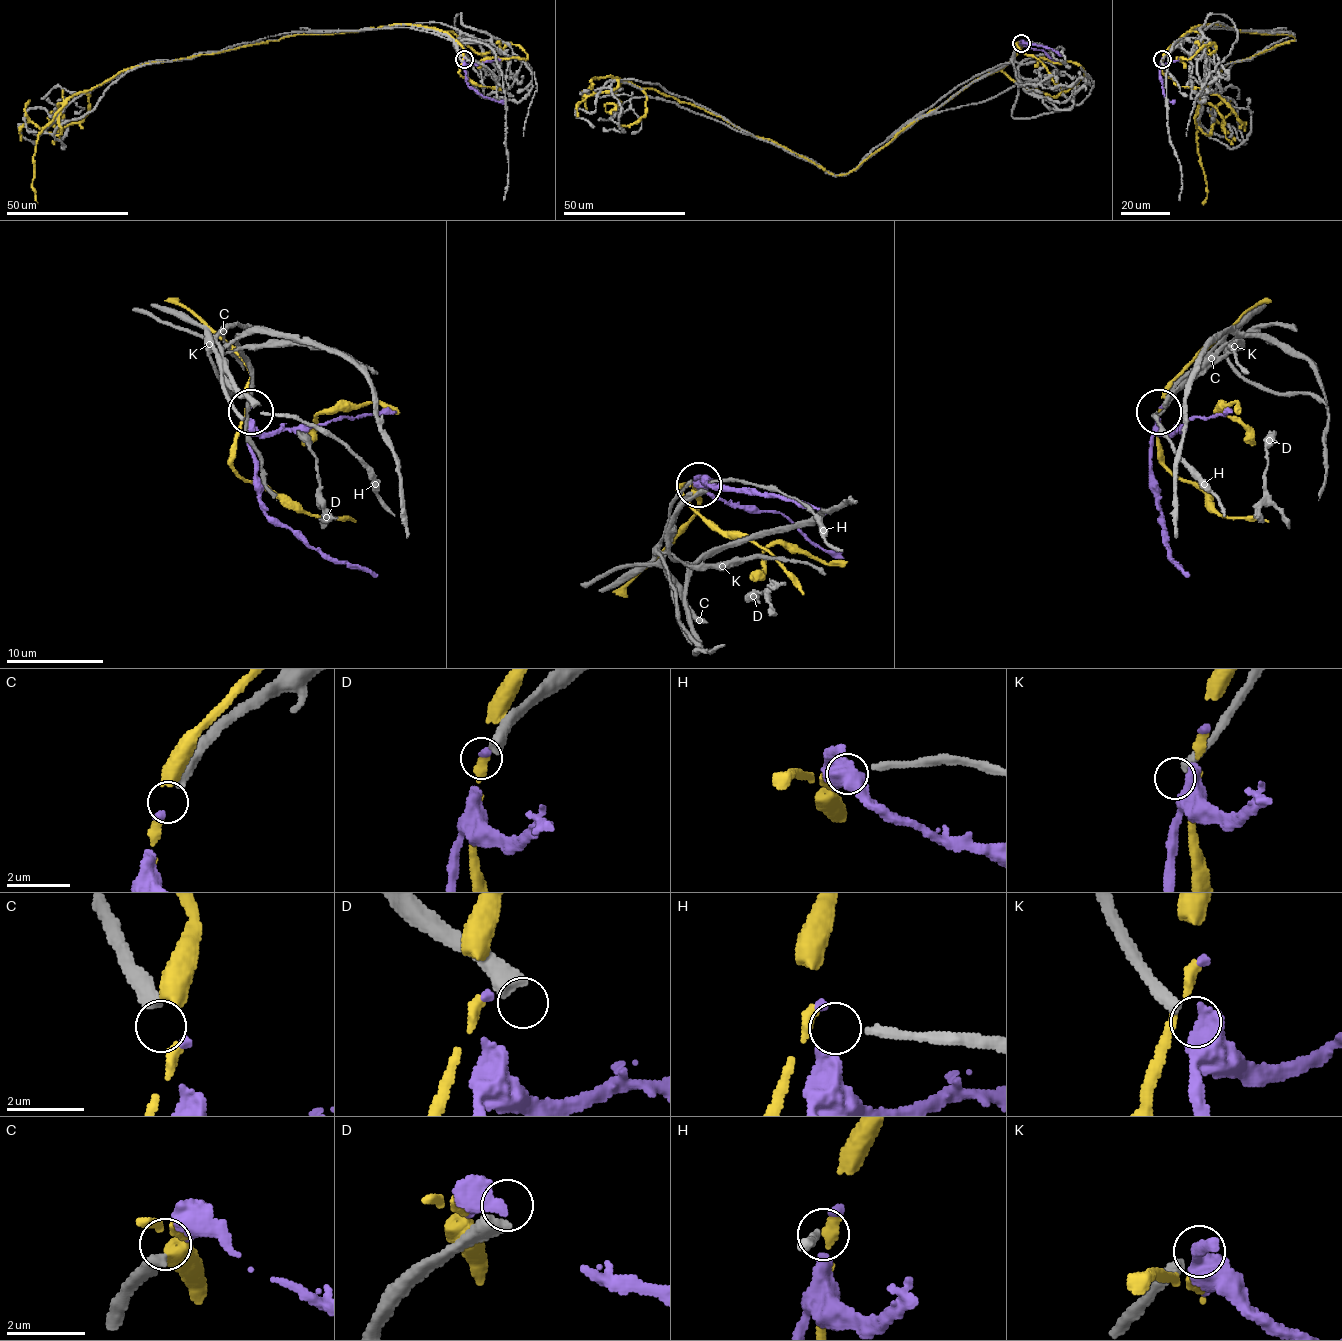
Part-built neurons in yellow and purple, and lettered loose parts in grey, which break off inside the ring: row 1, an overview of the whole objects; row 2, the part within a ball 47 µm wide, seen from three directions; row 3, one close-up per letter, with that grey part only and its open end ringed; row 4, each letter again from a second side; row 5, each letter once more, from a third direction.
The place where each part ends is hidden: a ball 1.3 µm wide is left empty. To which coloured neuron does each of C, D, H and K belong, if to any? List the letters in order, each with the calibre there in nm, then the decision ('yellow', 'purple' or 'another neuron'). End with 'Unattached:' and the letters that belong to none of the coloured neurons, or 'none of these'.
C: 360 nm thick; purple
D: 550 nm thick; another neuron
H: 220 nm thick; yellow
K: 320 nm thick; another neuron
Unattached: D, K

